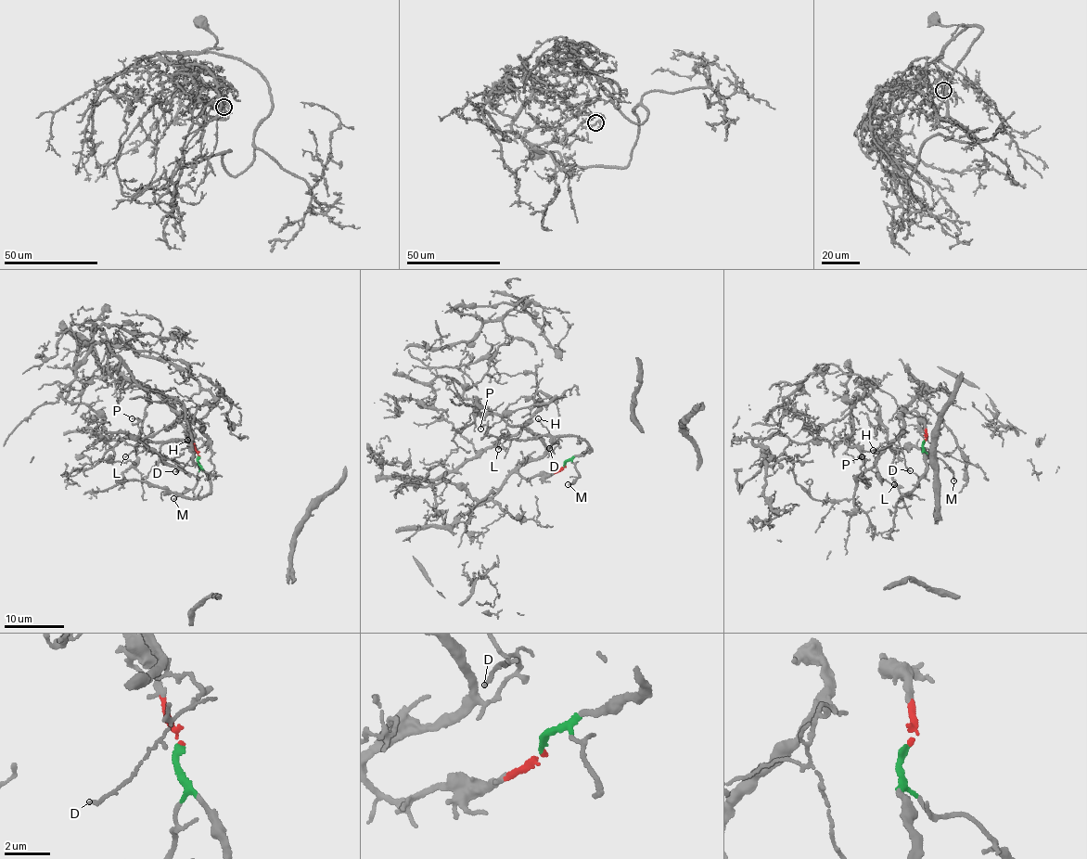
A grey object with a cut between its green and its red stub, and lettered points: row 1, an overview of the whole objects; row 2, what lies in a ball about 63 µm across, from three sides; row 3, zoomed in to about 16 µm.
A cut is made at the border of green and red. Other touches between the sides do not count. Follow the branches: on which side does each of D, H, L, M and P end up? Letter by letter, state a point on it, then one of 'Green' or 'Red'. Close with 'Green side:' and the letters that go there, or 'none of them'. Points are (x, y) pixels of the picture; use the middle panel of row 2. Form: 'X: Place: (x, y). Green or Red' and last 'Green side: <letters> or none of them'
D: Place: (549, 448). Red
H: Place: (538, 418). Red
L: Place: (498, 449). Red
M: Place: (568, 484). Green
P: Place: (480, 429). Red
Green side: M

